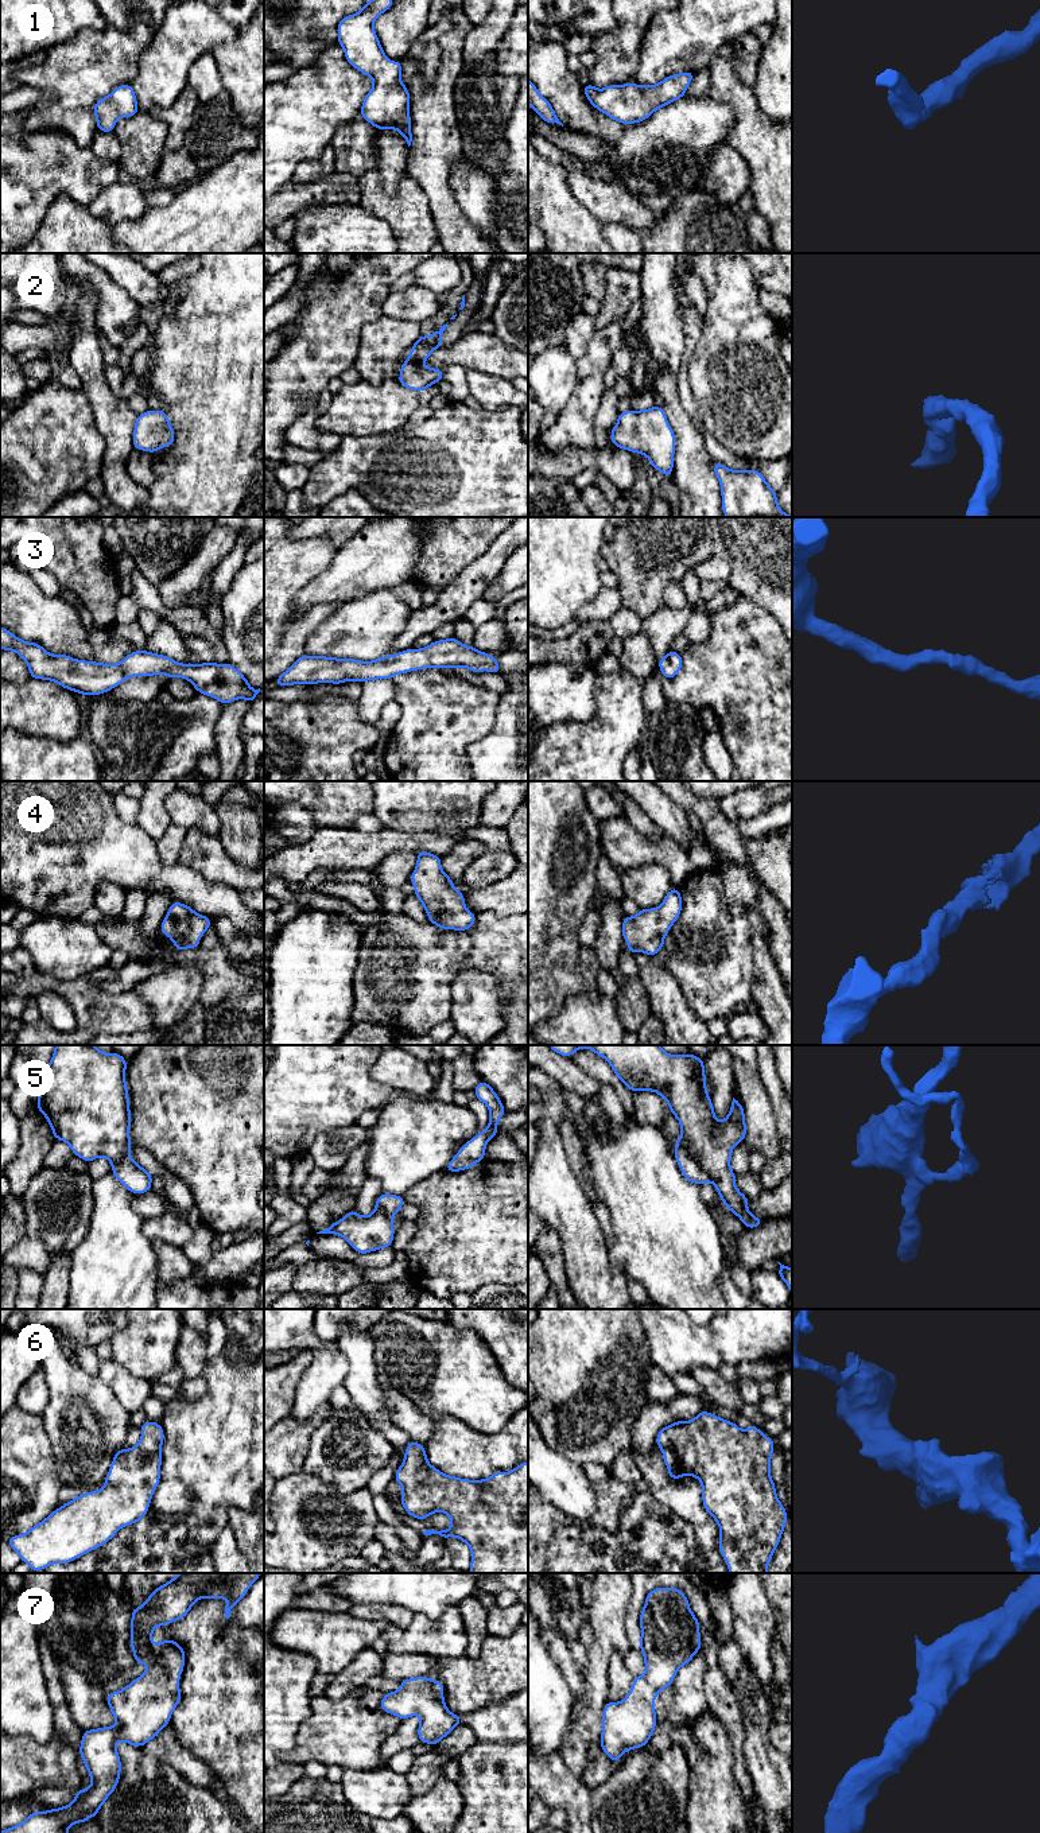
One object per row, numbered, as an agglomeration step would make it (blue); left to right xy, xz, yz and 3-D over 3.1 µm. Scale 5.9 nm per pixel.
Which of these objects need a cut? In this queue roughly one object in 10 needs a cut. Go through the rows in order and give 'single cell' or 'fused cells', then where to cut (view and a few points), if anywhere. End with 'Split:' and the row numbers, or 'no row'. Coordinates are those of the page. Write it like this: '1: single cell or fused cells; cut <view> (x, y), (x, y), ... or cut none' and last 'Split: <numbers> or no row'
1: single cell; cut none
2: single cell; cut none
3: single cell; cut none
4: single cell; cut none
5: fused cells; cut yz (678, 1140), (710, 1180)
6: single cell; cut none
7: single cell; cut none
Split: 5

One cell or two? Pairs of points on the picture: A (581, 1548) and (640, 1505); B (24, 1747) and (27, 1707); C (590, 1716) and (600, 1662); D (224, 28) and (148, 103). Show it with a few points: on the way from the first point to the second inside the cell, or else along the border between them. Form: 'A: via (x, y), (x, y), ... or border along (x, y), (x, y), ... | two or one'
A: via (597, 1540), (600, 1537), (616, 1537), (632, 1521) | one
B: border along (54, 1735), (43, 1743), (30, 1738), (14, 1738) | two
C: via (593, 1703), (596, 1676) | one
D: via (202, 37), (159, 81) | one

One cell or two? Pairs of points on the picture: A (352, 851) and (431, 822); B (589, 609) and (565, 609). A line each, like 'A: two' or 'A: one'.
A: two
B: two

